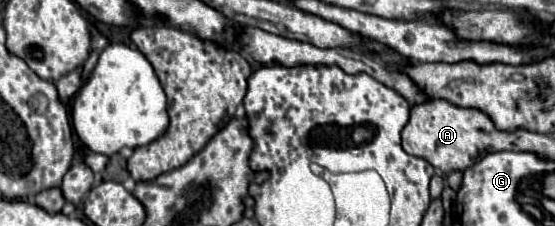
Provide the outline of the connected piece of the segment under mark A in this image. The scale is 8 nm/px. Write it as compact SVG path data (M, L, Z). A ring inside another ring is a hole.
M428 99L410 109L410 119L408 119L406 127L402 129L402 147L406 153L426 159L434 169L448 175L452 171L464 171L474 161L478 161L484 153L488 153L492 149L492 133L496 133L496 127L486 113L482 113L478 109L458 107L446 99Z

